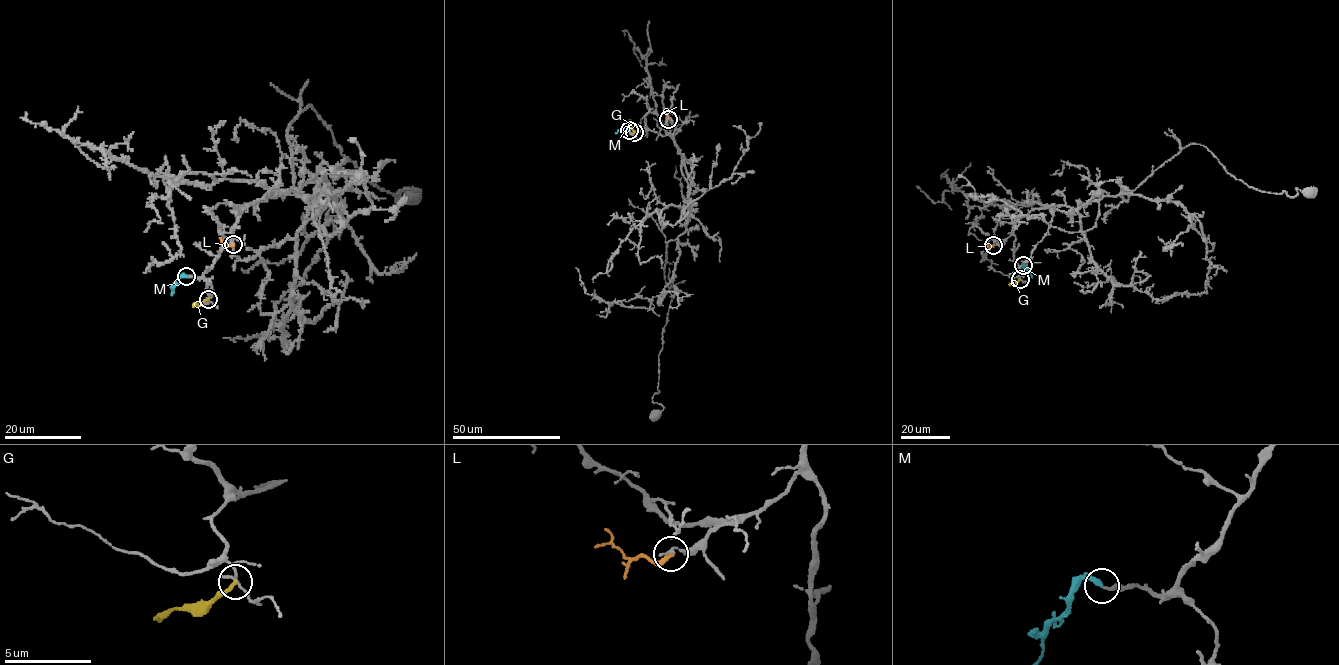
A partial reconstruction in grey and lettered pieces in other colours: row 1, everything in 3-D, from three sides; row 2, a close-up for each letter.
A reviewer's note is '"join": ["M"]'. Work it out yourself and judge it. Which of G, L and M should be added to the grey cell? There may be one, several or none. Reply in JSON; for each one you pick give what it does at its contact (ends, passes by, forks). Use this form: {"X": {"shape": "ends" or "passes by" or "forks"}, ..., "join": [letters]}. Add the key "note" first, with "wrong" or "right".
{"note": "right", "M": {"shape": "ends"}, "join": ["M"]}

